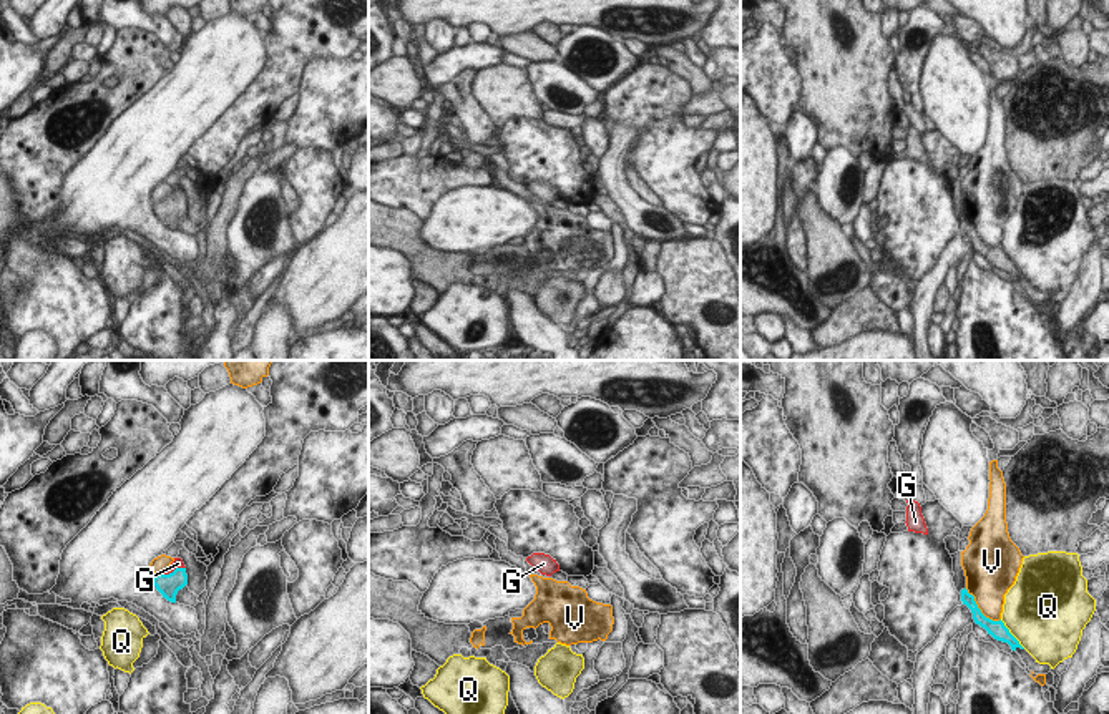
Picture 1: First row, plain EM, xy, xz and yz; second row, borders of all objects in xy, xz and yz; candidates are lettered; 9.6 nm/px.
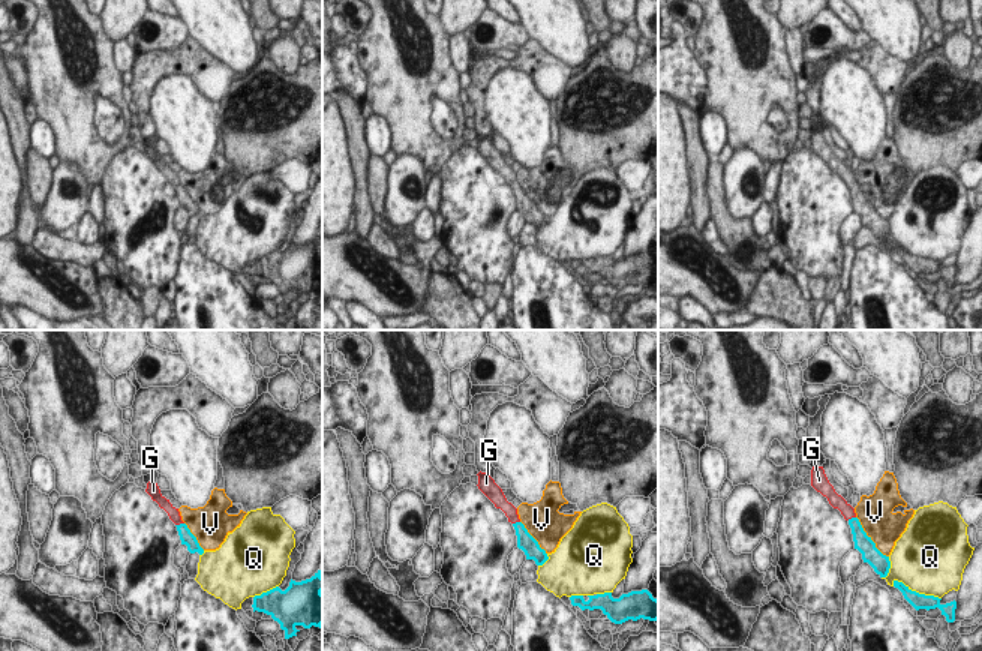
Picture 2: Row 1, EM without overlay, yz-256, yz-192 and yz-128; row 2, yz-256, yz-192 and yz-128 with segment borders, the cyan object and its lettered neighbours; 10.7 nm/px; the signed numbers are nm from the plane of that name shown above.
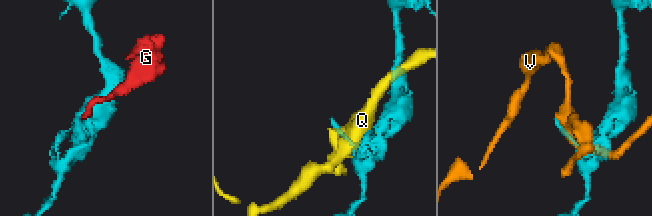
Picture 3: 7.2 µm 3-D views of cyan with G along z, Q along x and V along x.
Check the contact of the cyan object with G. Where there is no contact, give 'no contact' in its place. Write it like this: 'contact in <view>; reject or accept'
contact in xy; accept

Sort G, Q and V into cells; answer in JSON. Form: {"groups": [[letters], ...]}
{"groups": [["G"], ["Q"], ["V"]]}

